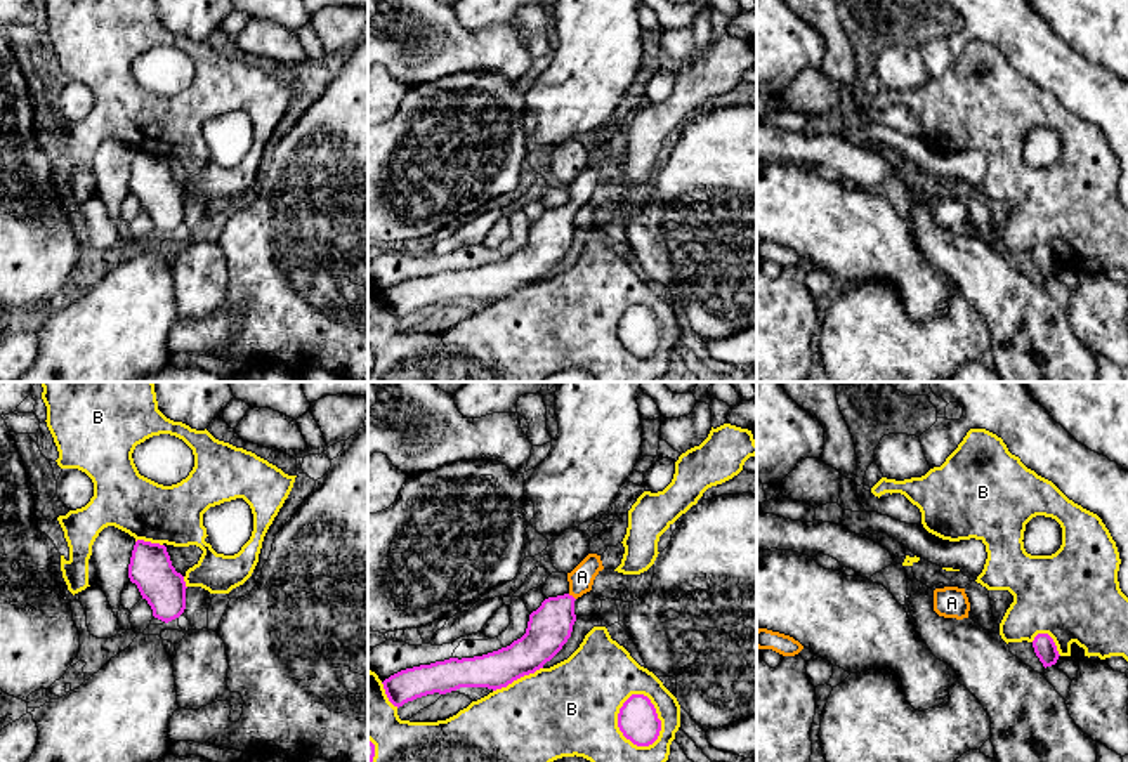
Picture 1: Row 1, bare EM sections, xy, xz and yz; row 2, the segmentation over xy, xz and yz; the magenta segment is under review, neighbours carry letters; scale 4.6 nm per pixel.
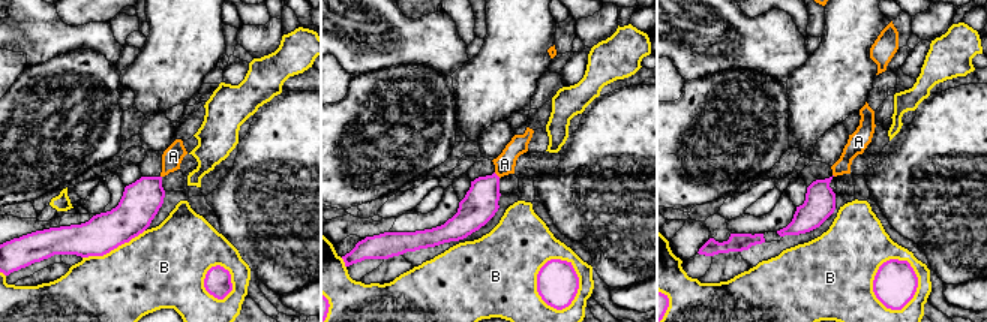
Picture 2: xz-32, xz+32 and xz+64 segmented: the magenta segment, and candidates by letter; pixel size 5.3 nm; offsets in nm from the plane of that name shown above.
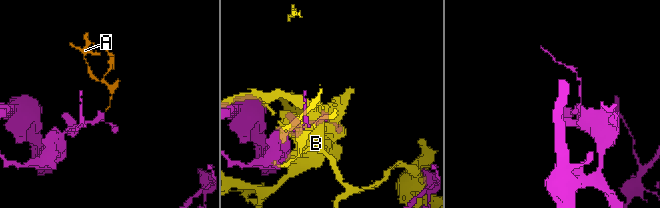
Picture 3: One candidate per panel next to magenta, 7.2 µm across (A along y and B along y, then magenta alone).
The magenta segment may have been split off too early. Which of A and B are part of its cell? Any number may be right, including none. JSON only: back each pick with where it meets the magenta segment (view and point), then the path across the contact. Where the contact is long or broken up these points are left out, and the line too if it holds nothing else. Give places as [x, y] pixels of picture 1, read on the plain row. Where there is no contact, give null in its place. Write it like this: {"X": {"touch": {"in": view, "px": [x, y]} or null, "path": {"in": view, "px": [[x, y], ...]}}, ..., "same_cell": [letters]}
{"A": {"touch": {"in": "xz", "px": [571, 207]}, "path": {"in": "xz", "px": [[550, 236], [571, 207], [582, 188]]}}, "same_cell": ["A"]}

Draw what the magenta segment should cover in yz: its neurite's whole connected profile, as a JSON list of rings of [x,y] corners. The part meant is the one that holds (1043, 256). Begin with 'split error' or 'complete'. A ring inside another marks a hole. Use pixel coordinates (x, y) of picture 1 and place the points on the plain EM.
complete; [[[1038,245],[1033,252],[1033,259],[1045,279],[1055,276],[1060,267],[1048,245]]]

